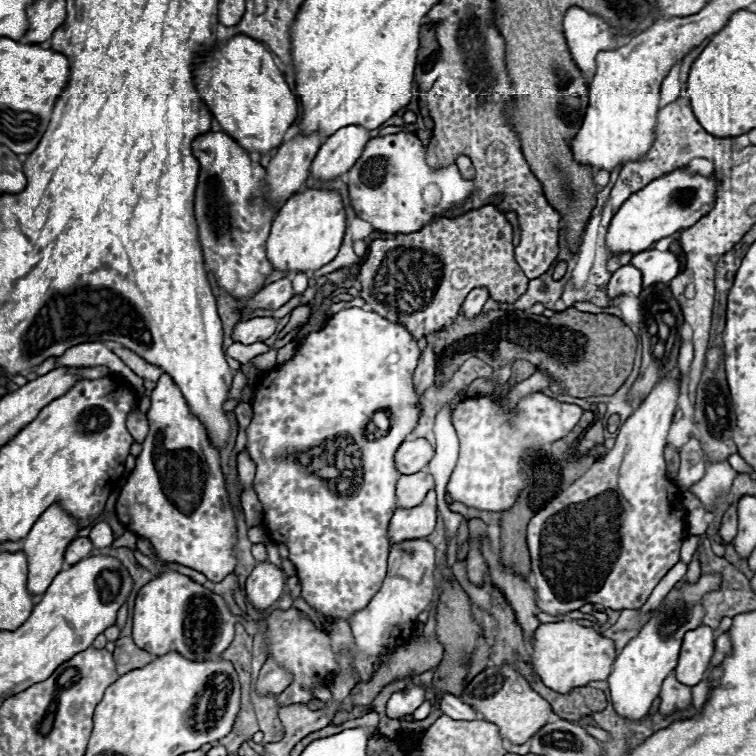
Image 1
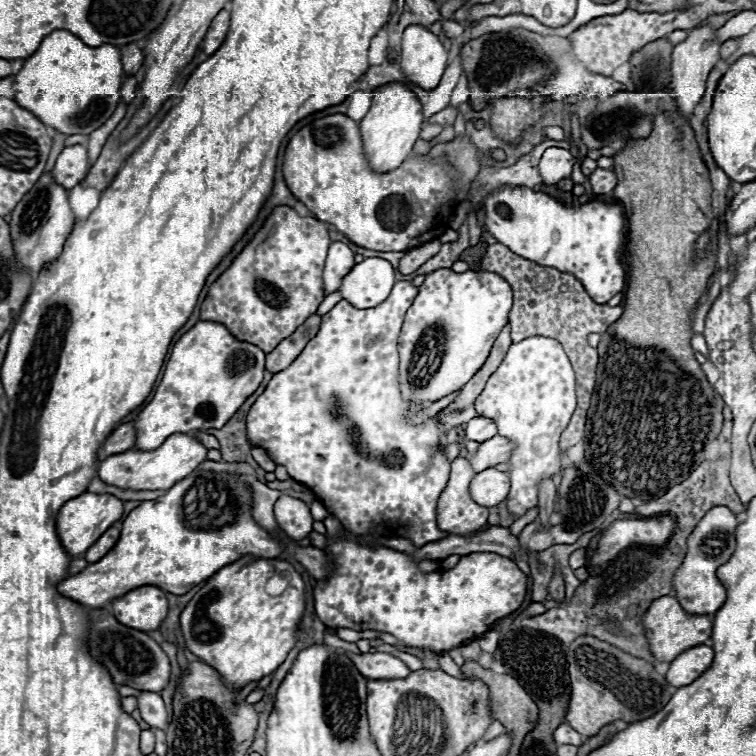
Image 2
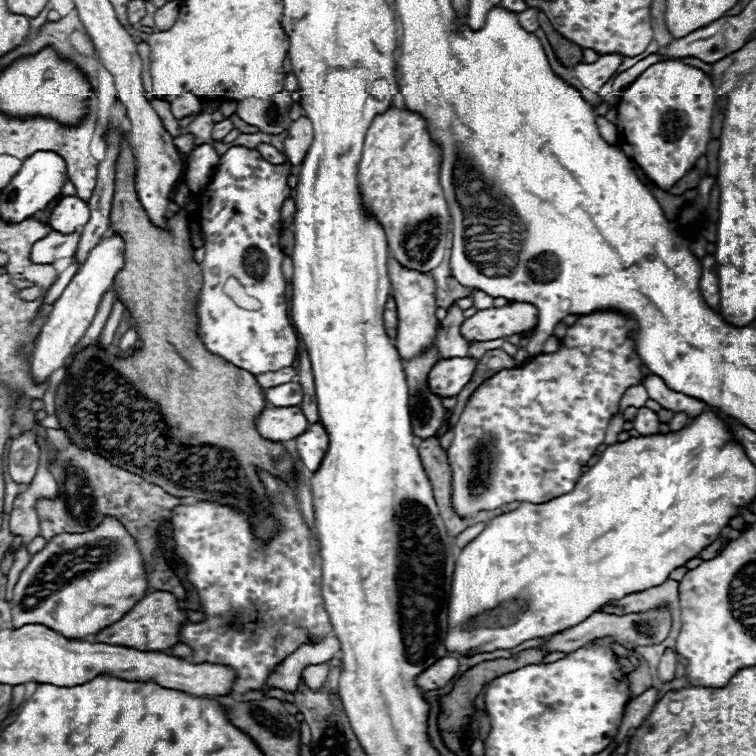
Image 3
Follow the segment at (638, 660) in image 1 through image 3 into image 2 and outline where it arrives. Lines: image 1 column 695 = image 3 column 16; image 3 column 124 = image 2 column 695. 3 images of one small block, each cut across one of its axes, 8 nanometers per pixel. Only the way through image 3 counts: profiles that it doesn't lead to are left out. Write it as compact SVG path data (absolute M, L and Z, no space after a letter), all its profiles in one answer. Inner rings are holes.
M716 506L698 522L694 532L690 534L684 564L678 568L678 572L674 576L674 592L686 612L690 612L690 614L716 614L716 610L724 604L726 590L724 590L722 582L716 578L716 570L734 552L736 526L738 526L738 518L726 506Z

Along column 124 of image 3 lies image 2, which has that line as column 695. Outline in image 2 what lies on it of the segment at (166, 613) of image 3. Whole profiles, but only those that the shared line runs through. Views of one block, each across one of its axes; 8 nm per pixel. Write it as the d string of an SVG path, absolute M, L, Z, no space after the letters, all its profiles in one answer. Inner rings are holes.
M662 596L652 602L648 612L644 614L646 638L650 642L650 650L662 662L672 662L678 654L688 648L700 646L712 636L712 618L708 614L688 614L676 596Z

